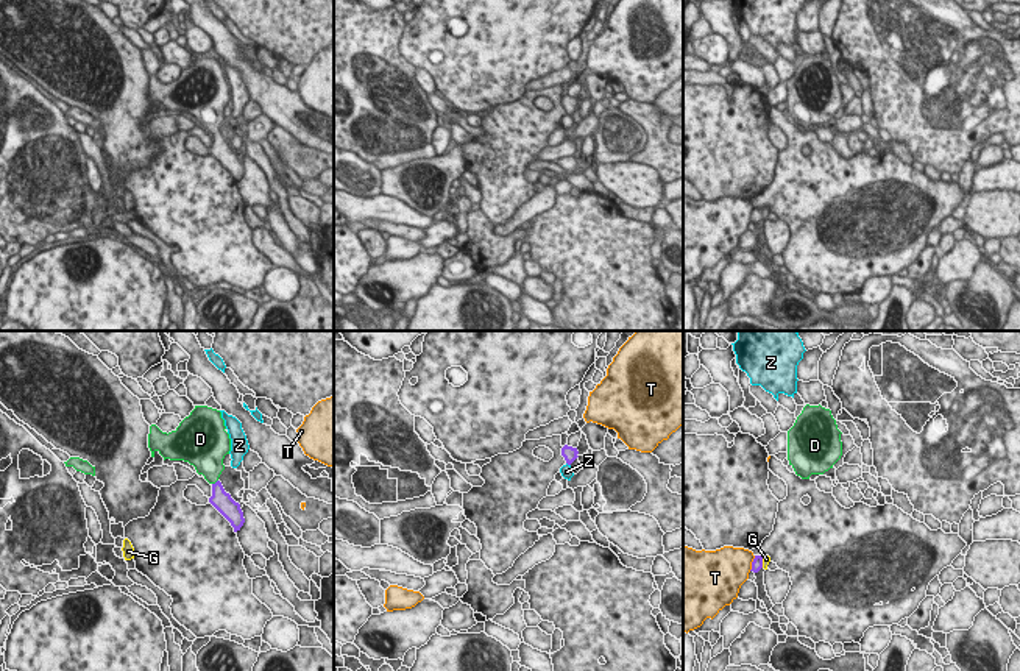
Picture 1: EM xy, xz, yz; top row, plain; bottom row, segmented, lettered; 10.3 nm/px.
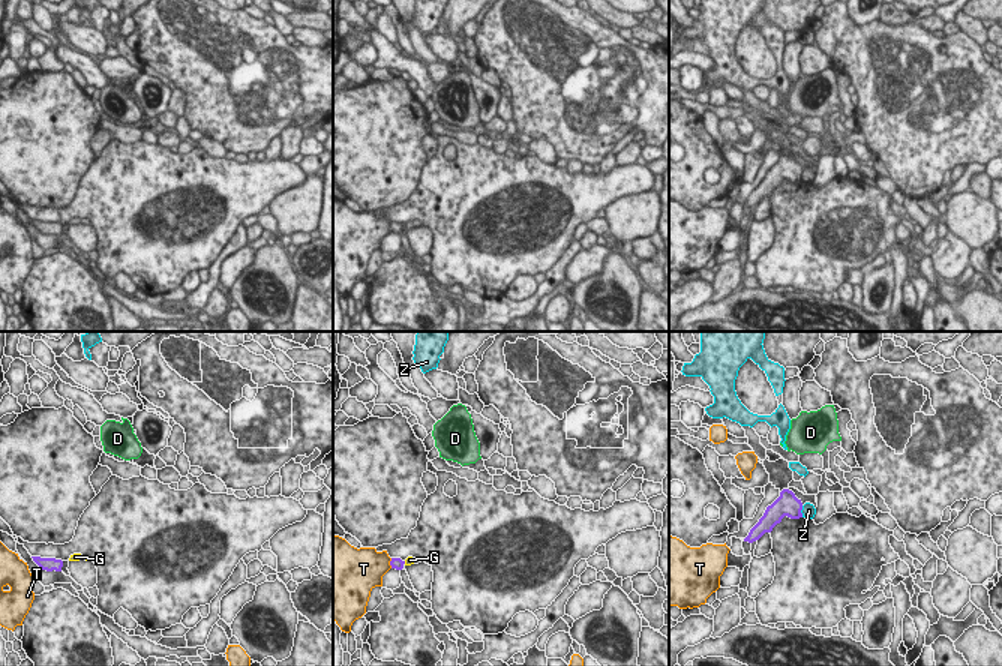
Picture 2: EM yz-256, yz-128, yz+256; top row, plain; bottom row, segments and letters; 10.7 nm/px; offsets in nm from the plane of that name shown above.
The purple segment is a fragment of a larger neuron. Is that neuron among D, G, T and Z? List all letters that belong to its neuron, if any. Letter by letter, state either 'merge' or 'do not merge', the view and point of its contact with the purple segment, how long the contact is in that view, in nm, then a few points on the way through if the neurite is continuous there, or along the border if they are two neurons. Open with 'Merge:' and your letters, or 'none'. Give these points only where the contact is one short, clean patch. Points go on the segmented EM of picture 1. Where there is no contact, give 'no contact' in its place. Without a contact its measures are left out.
Merge: D
D: merge | xy (216, 482) | 80 nm | across xy (220, 500), (216, 482), (208, 461)
G: do not merge | yz (761, 562) | 110 nm
T: do not merge | yz (752, 564) | 170 nm
Z: do not merge | xz (568, 464) | 60 nm | along xz (566, 462), (570, 465)

